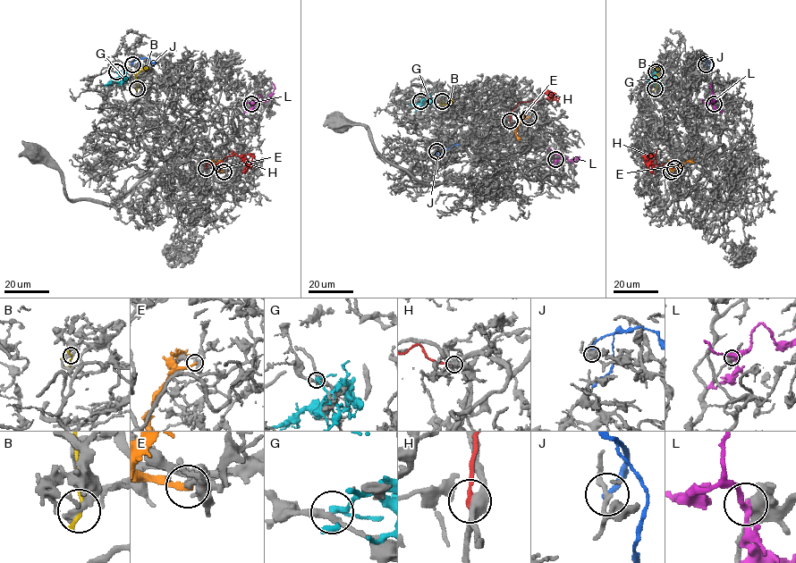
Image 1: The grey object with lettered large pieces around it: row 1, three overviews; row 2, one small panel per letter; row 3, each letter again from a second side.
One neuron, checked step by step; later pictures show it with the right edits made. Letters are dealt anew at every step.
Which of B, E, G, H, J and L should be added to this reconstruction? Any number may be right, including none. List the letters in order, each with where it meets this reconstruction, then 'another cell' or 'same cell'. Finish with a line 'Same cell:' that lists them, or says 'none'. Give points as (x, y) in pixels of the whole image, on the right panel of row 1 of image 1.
B: (655, 88) | another cell
E: (671, 172) | another cell
G: (656, 71) | another cell
H: (674, 168) | another cell
J: (706, 64) | another cell
L: (714, 104) | same cell
Same cell: L

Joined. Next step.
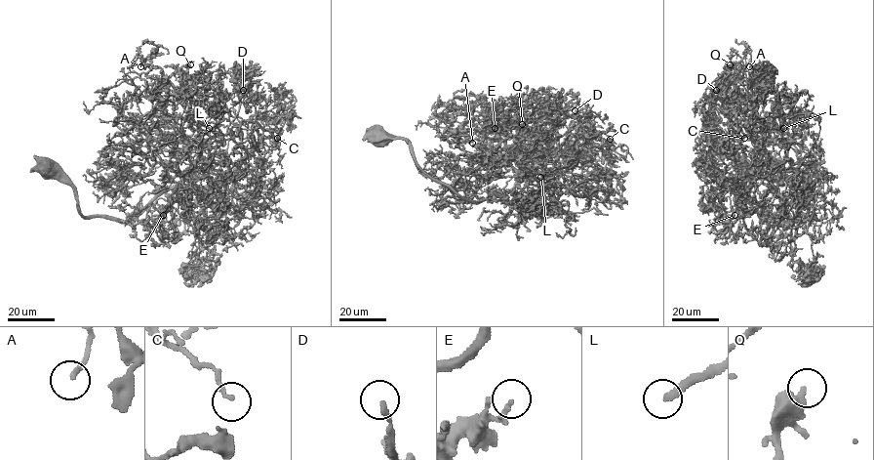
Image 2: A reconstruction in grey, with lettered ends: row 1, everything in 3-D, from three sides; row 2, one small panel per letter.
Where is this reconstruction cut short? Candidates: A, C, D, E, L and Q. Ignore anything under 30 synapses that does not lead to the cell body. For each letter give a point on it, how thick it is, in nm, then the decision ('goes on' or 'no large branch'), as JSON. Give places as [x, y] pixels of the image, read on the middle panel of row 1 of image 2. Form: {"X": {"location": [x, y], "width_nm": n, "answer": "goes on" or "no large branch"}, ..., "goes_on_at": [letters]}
{"A": {"location": [472, 143], "width_nm": 240, "answer": "no large branch"}, "C": {"location": [610, 139], "width_nm": 90, "answer": "no large branch"}, "D": {"location": [575, 110], "width_nm": 190, "answer": "no large branch"}, "E": {"location": [495, 128], "width_nm": 200, "answer": "no large branch"}, "L": {"location": [540, 177], "width_nm": 220, "answer": "goes on"}, "Q": {"location": [522, 124], "width_nm": 420, "answer": "no large branch"}, "goes_on_at": ["L"]}

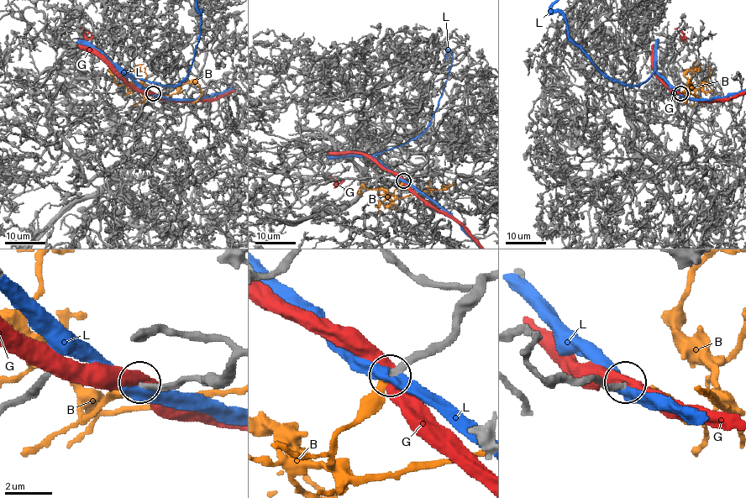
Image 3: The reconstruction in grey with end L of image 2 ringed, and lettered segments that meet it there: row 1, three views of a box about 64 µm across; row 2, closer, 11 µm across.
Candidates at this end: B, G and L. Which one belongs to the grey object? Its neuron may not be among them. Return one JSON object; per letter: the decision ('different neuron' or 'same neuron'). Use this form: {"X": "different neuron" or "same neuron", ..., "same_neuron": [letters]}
{"B": "same neuron", "G": "different neuron", "L": "different neuron", "same_neuron": ["B"]}

